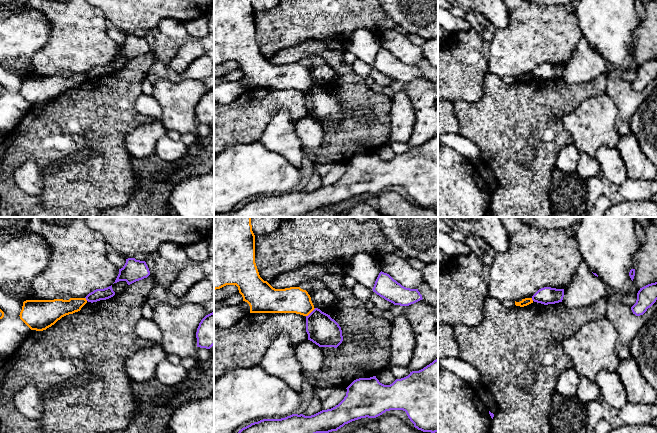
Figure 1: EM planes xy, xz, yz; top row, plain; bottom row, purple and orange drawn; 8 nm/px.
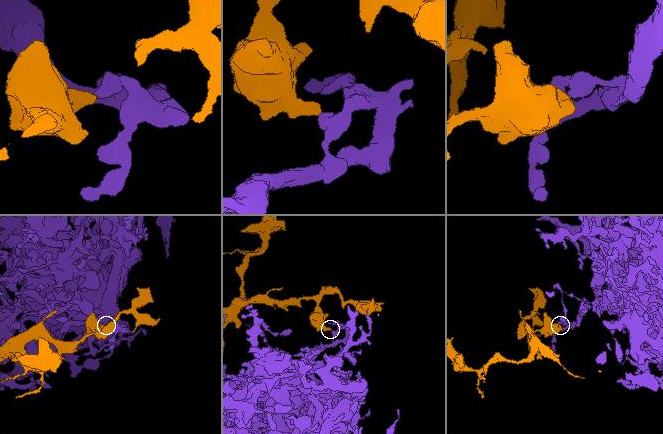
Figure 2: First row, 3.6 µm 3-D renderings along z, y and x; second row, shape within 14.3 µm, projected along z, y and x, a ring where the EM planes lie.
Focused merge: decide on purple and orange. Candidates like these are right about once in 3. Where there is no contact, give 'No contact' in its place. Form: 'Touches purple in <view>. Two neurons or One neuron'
Touches purple in xz. Two neurons

